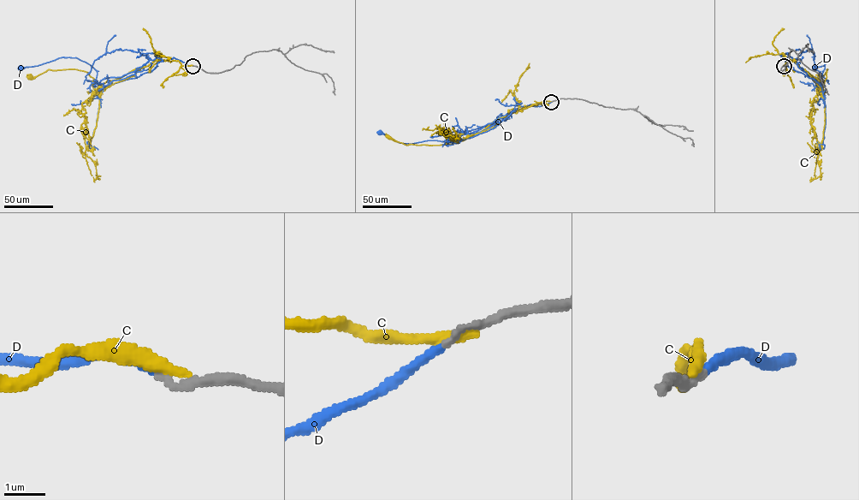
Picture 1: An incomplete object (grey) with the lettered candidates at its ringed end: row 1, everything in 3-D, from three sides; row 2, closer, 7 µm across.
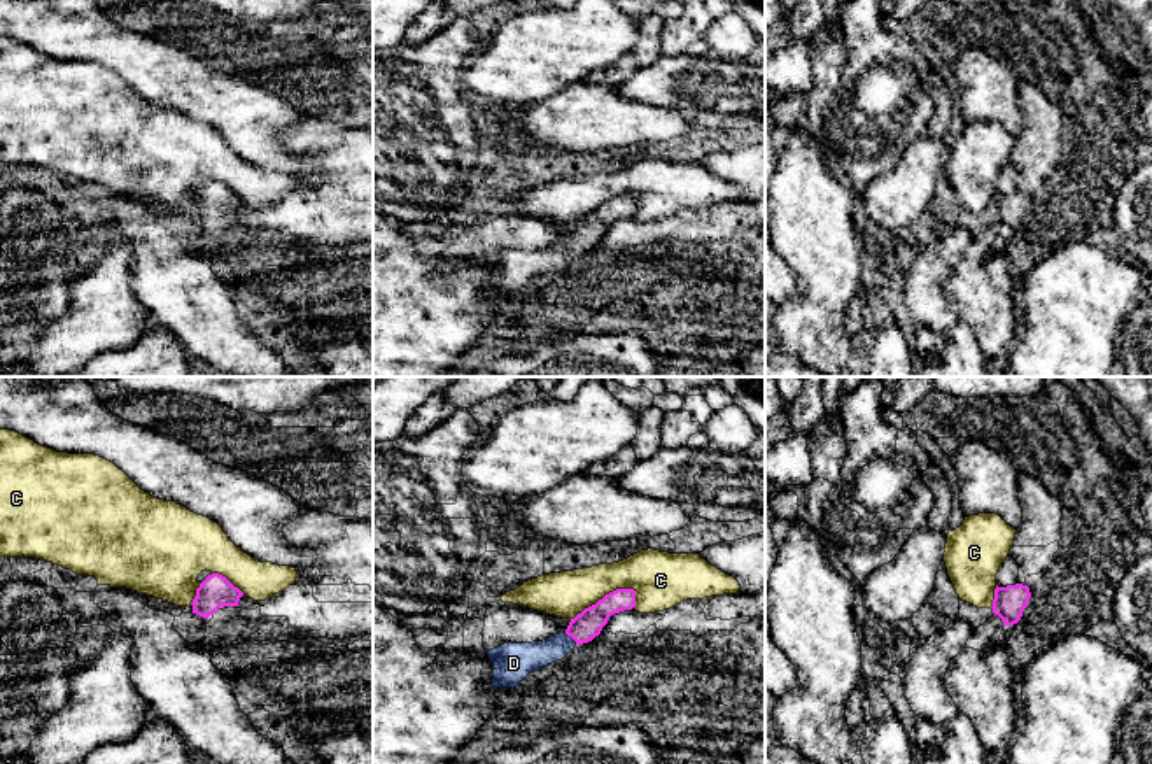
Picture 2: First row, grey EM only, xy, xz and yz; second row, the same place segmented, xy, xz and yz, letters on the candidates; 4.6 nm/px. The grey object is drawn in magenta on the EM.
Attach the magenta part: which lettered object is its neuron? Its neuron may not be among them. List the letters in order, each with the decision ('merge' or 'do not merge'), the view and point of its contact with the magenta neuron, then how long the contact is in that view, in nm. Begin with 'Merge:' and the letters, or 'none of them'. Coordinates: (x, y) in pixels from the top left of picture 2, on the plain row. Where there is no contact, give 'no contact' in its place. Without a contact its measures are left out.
Merge: D
C: do not merge; meets magenta in xz at (604, 204); contact 340 nm long
D: merge; meets magenta in xz at (571, 244); contact 80 nm long

